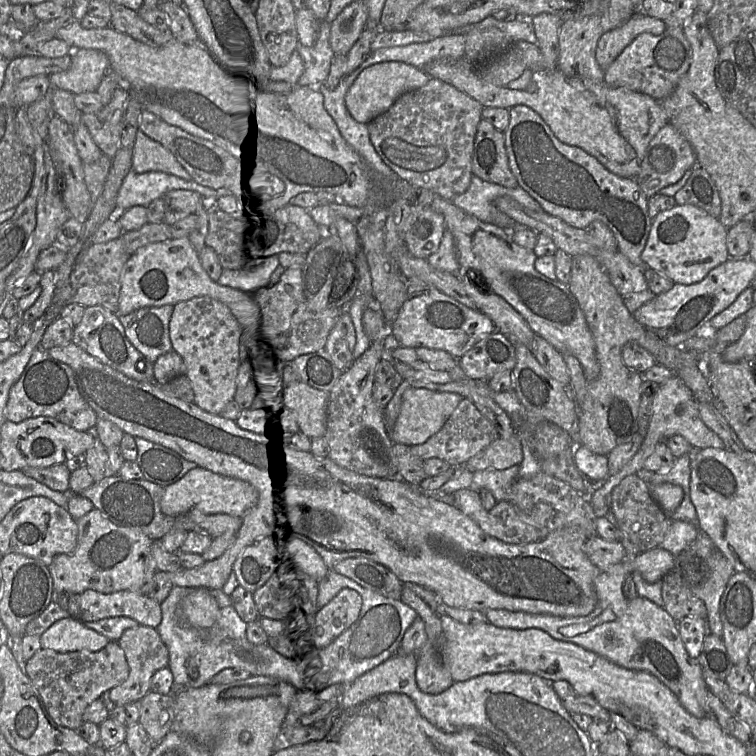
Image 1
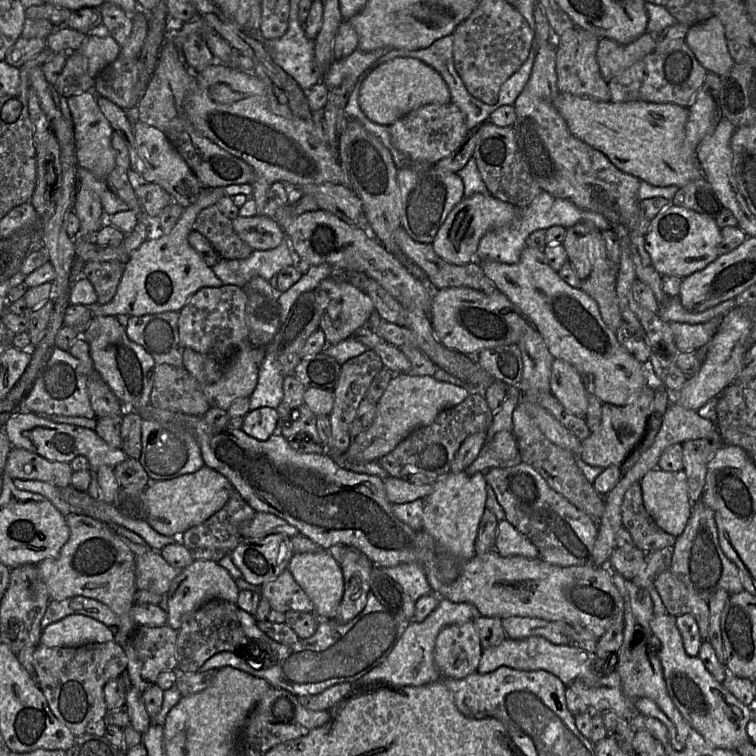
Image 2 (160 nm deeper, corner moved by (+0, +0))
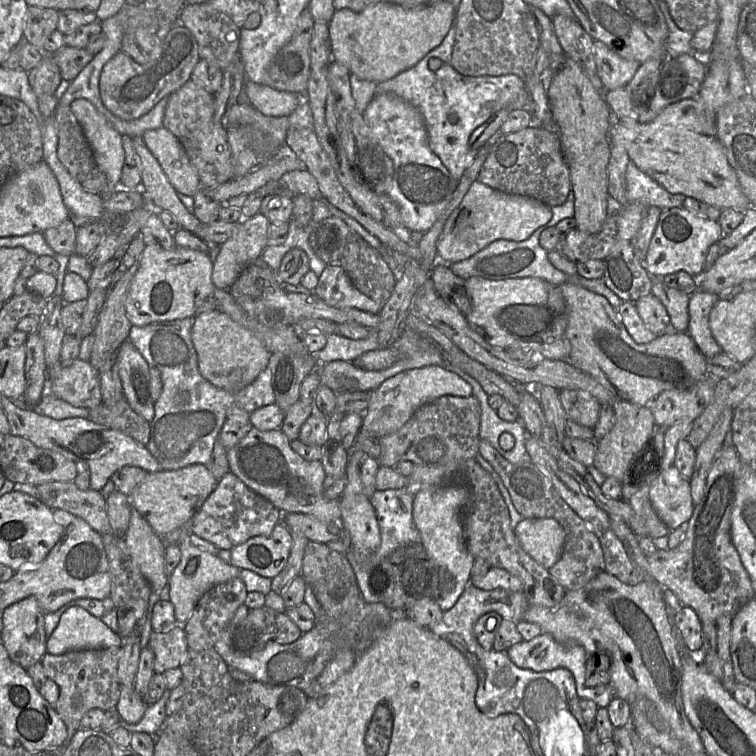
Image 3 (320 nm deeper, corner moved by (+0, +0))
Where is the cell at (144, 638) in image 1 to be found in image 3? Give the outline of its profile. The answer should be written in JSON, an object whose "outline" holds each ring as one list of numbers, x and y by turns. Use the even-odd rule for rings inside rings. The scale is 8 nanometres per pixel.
{"outline":[[175,625,167,632,152,632,147,646,155,655,154,673,164,674,167,670,179,668,188,650,184,629]]}

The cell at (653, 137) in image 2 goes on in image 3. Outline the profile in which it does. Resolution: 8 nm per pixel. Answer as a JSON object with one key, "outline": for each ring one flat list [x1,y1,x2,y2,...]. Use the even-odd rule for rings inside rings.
{"outline":[[697,98,685,99,668,105,648,123,618,120,612,117,609,129,609,149,610,144,622,144,630,161,672,194,683,194,720,210,731,208,744,212,751,206,749,199,742,191,734,169,727,160,725,150,717,138,715,117]]}

